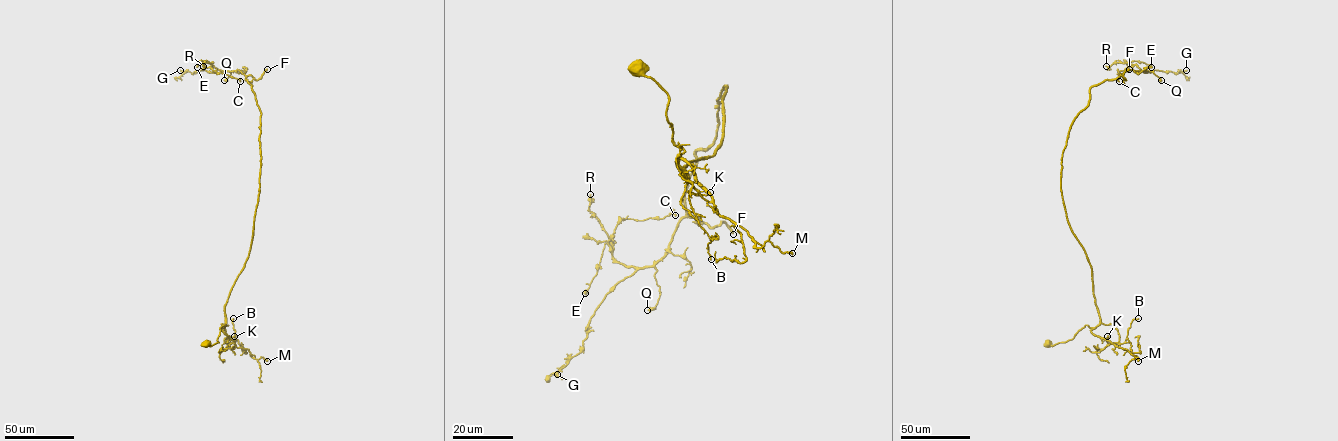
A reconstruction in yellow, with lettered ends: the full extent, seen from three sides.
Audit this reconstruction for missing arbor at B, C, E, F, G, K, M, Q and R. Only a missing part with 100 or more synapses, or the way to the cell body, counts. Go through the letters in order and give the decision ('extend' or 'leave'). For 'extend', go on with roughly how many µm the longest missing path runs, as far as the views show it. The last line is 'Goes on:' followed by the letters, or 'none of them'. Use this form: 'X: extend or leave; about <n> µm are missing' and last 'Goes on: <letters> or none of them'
B: leave
C: leave
E: leave
F: extend; about 100 µm are missing
G: leave
K: leave
M: leave
Q: leave
R: leave
Goes on: F

